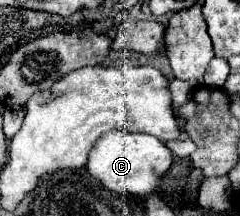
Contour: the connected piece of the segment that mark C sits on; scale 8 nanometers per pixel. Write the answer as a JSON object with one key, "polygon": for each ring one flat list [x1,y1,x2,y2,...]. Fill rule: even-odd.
{"polygon":[[117,129,103,135,93,145,93,151,89,153,87,161,87,171,111,191,145,197,159,187,161,177,169,171,171,165,173,165,173,153,167,149,167,145,161,139,145,133,127,133]]}

